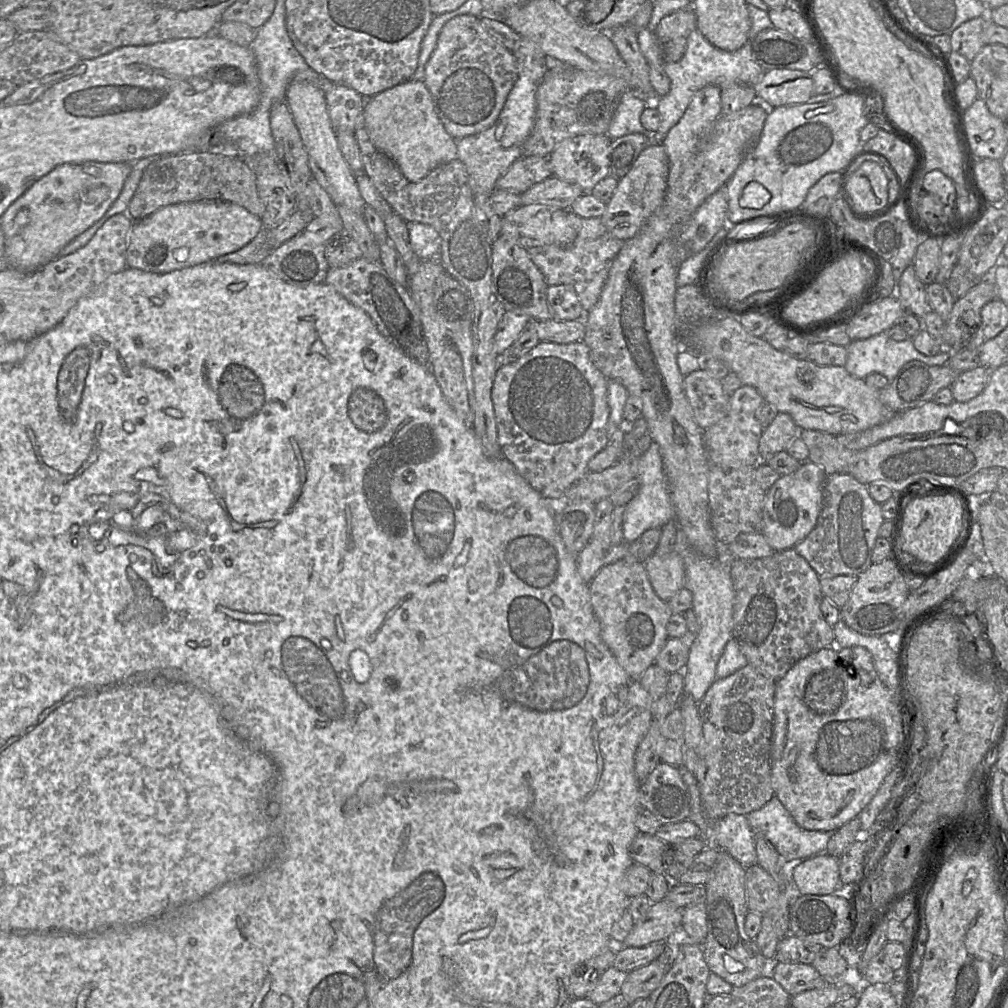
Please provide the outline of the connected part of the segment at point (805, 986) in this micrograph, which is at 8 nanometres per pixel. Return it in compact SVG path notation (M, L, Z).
M777 962L773 979L790 995L823 988L827 983L811 964Z

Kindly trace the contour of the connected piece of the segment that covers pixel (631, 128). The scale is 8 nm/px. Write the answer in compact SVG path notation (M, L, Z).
M632 91L623 93L609 125L607 135L611 140L633 133L645 133L640 117L648 106L646 97L635 96Z

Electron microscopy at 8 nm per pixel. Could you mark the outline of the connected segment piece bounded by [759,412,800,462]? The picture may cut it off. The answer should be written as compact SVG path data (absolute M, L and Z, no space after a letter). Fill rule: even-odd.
M779 412L769 426L763 429L759 441L760 461L780 451L786 451L789 444L799 436L800 429L787 413Z

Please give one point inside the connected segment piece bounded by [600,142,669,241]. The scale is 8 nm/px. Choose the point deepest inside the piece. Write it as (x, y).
(642, 190)

